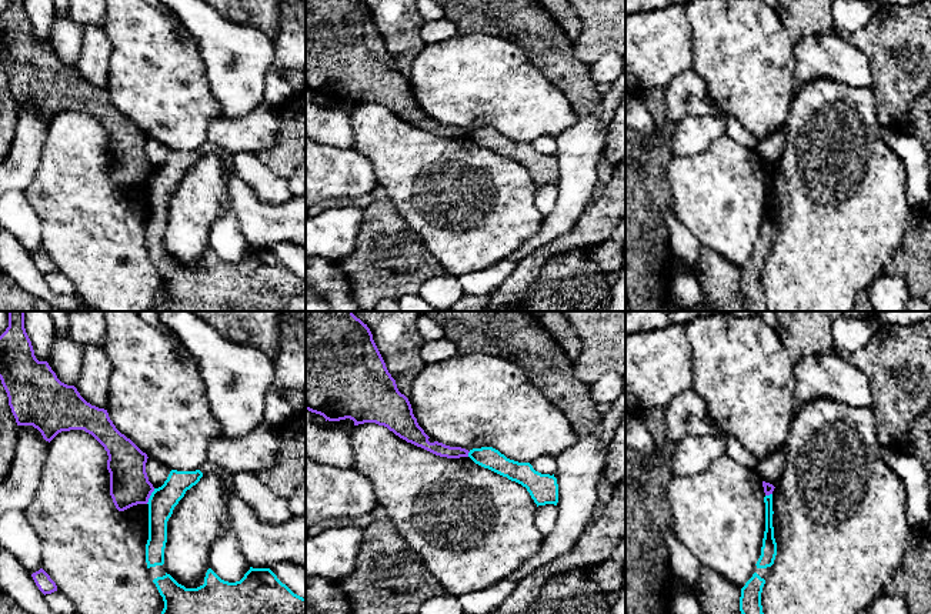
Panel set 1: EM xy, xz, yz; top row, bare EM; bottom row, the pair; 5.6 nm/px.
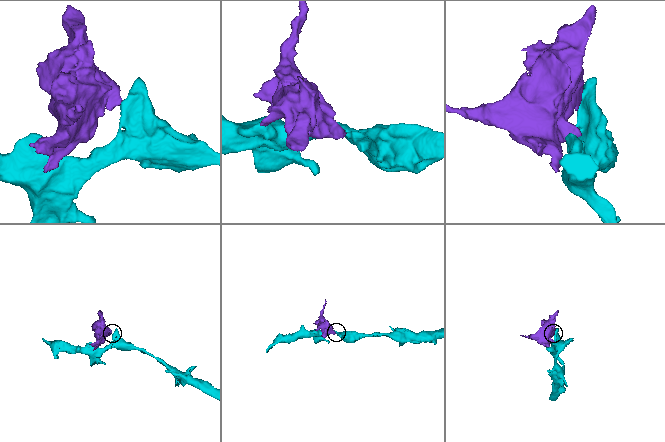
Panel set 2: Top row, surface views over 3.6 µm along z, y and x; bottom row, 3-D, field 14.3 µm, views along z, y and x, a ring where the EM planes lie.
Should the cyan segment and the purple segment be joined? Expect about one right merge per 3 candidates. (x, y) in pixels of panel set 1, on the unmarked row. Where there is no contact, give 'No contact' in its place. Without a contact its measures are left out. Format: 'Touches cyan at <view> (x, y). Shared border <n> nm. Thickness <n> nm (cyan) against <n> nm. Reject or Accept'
Touches cyan at xy (150, 176). Shared border 100 nm. Thickness 150 nm (cyan) against 220 nm. Reject

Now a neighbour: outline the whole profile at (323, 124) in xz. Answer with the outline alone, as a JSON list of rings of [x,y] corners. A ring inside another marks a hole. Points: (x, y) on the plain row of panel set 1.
[[[306,90],[306,137],[314,141],[334,146],[353,147],[350,113],[330,109],[313,101],[313,93]]]

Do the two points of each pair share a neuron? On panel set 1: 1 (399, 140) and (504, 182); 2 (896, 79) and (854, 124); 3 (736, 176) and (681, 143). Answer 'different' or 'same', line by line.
1: same
2: different
3: different

